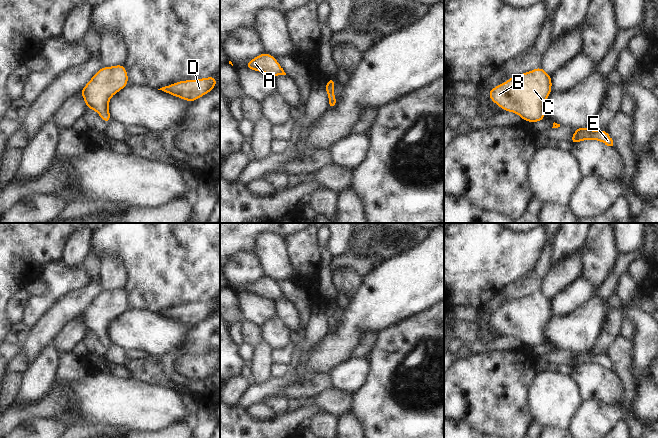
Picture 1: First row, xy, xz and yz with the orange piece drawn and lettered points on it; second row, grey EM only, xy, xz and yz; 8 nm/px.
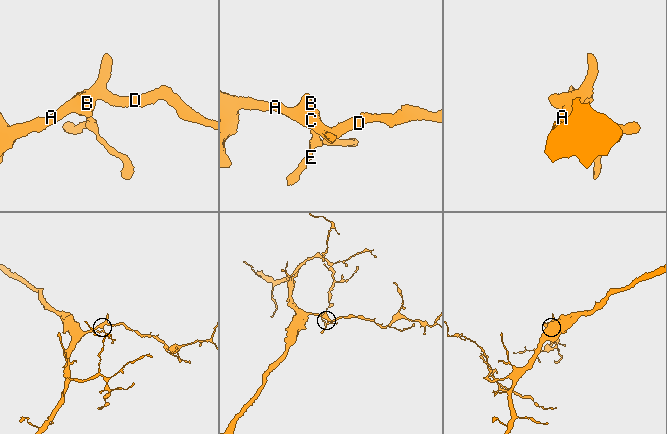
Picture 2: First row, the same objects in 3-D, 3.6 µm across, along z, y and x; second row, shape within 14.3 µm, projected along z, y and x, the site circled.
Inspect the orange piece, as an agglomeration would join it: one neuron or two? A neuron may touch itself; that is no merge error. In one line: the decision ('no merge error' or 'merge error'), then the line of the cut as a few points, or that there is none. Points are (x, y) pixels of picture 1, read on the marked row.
no merge error; no cut

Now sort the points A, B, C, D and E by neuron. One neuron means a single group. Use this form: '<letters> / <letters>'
A B C D E

